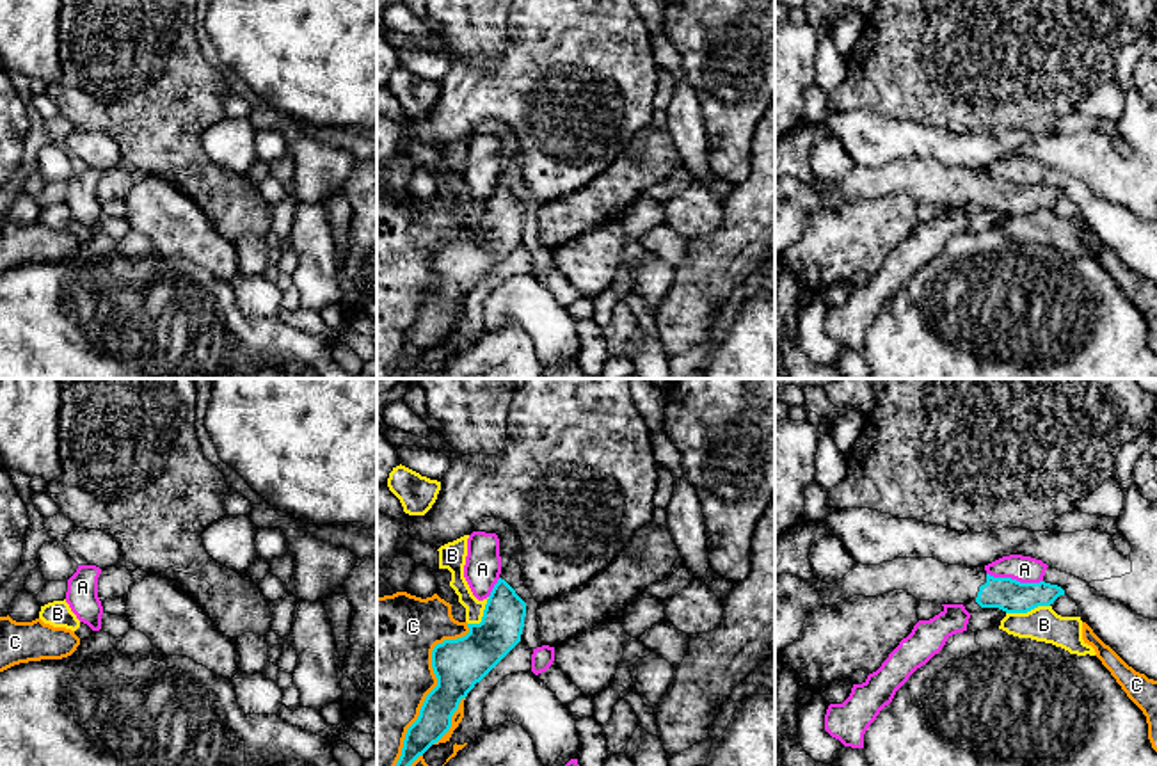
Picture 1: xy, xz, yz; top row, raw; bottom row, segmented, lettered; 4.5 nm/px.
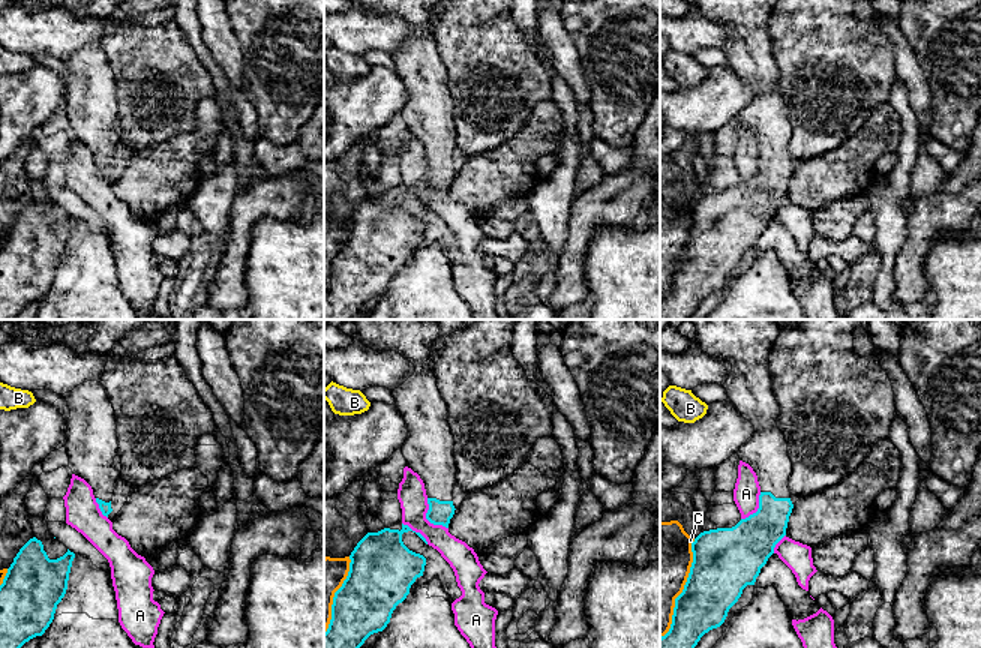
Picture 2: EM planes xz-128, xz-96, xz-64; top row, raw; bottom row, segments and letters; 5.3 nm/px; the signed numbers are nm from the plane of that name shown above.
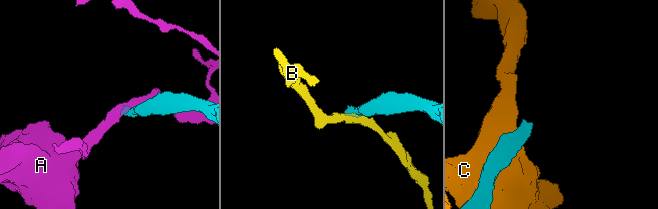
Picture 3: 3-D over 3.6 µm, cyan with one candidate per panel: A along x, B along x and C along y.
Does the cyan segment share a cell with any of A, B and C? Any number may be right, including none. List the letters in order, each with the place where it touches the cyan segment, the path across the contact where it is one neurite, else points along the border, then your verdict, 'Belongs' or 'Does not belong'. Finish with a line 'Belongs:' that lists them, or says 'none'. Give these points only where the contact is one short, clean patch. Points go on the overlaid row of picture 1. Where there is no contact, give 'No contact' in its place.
A: Touches cyan at yz (1015, 580). Boundary: yz (987, 573), (997, 578), (1042, 582). Does not belong
B: Touches cyan at yz (1028, 610). Boundary: yz (1049, 605), (1038, 605), (1022, 614), (1006, 614). Does not belong
C: Touches cyan at xz (436, 686). Does not belong
Belongs: none

